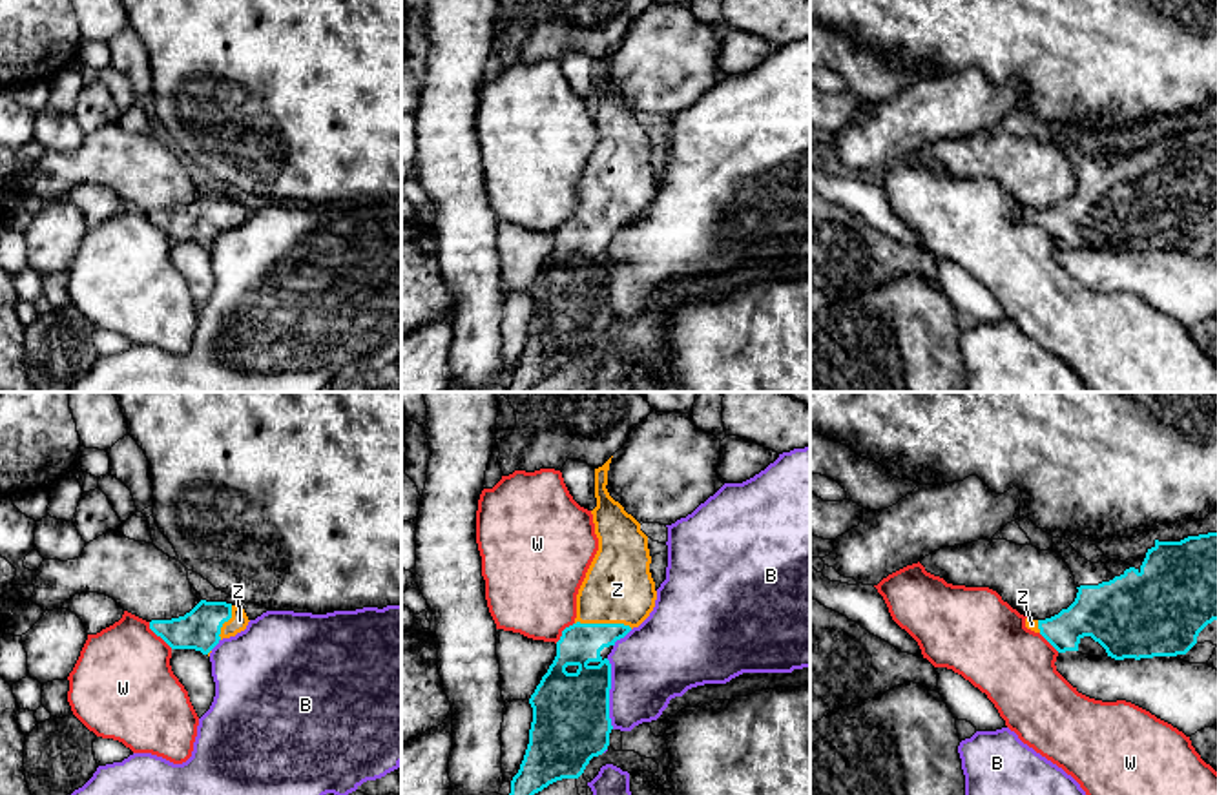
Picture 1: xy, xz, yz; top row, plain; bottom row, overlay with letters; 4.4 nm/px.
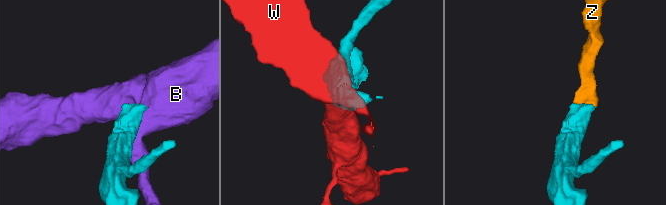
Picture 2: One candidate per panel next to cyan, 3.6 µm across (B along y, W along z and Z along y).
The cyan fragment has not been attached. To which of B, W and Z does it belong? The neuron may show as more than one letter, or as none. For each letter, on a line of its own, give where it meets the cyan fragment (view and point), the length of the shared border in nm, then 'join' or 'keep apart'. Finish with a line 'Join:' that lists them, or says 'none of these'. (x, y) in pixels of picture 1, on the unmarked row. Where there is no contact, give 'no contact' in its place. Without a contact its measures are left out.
B: contact xz (608, 285); length 320 nm; keep apart
W: contact xy (159, 227); length 160 nm; keep apart
Z: contact xz (604, 216); length 260 nm; join
Join: Z

